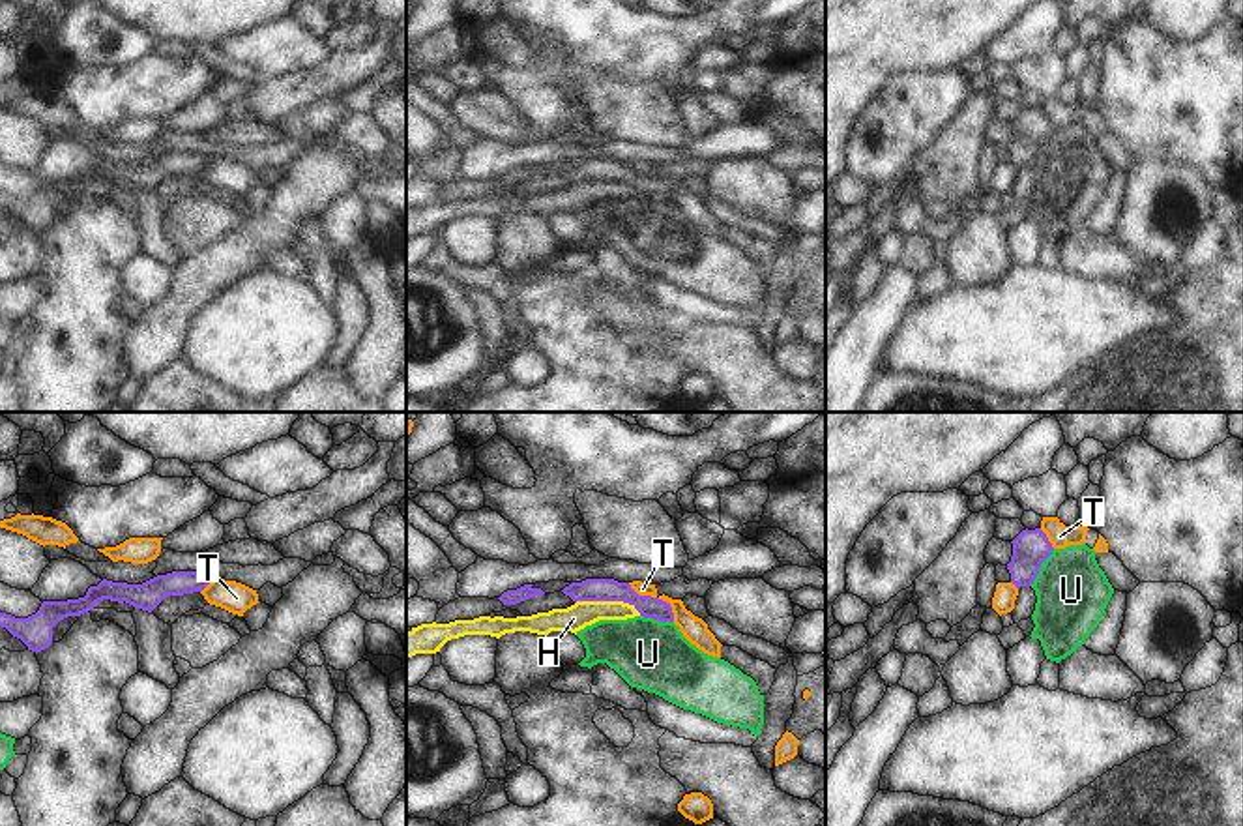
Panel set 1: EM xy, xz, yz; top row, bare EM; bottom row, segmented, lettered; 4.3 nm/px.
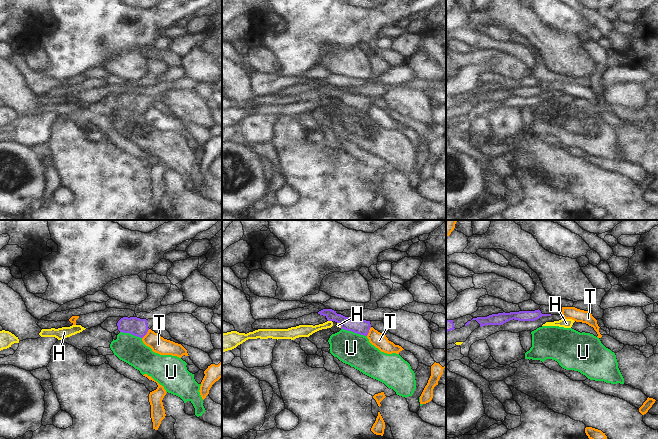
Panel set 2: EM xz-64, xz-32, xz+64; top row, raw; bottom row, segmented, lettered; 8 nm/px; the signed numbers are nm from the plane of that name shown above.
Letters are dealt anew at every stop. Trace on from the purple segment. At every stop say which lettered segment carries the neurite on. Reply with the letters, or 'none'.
none.

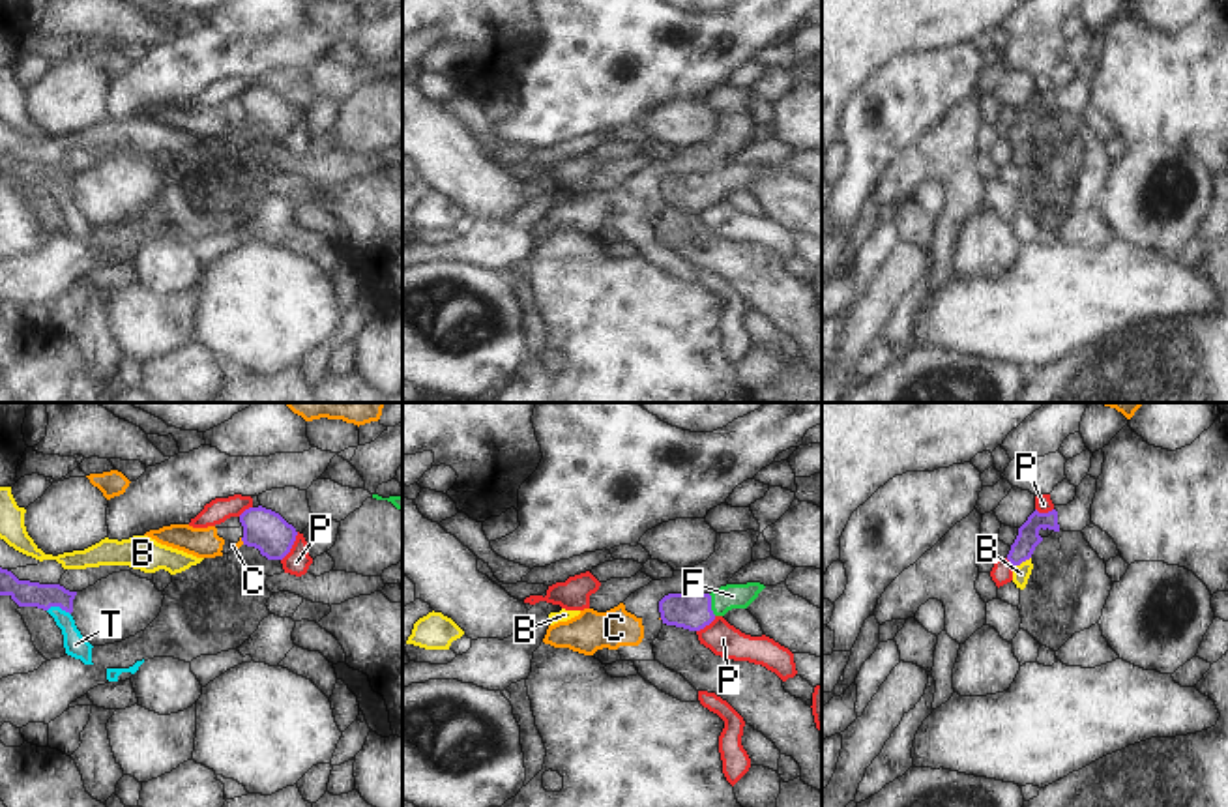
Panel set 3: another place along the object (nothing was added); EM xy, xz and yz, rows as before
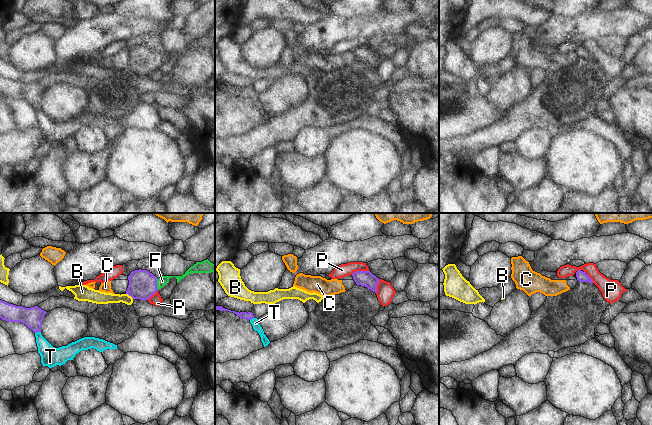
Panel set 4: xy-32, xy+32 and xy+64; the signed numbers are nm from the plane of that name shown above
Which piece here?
F.

